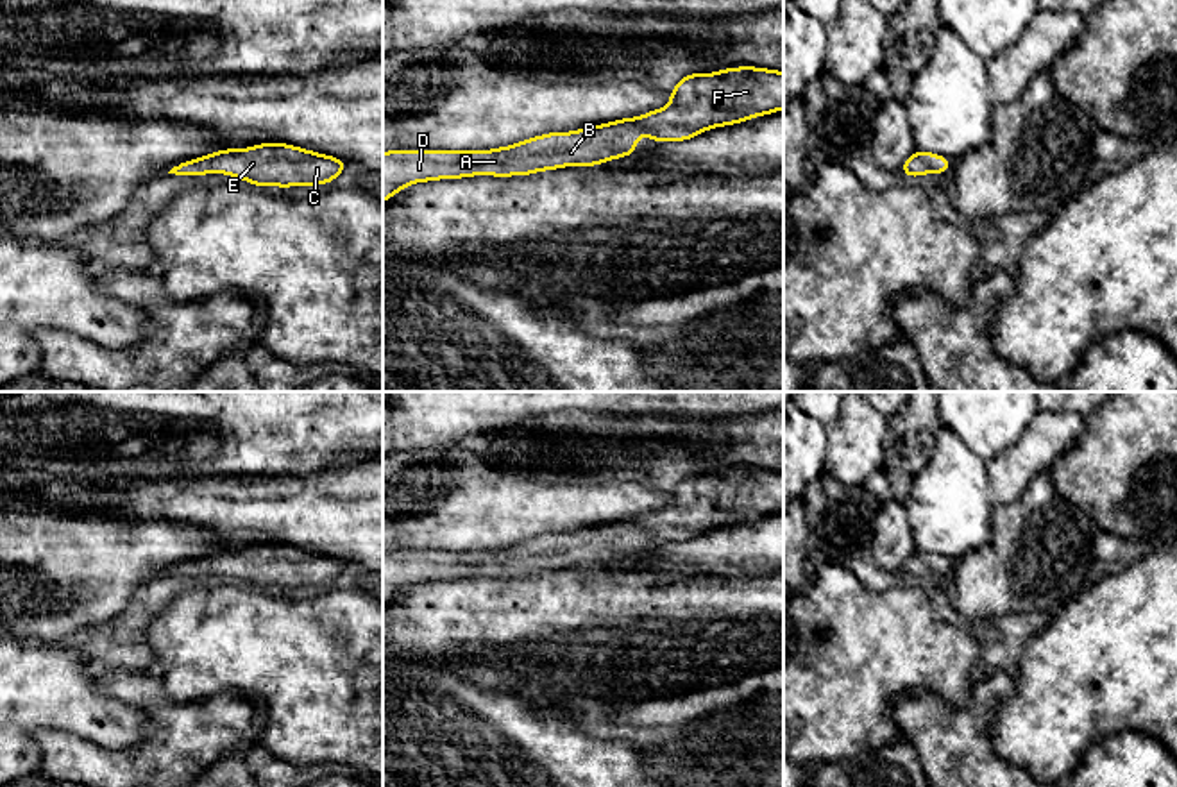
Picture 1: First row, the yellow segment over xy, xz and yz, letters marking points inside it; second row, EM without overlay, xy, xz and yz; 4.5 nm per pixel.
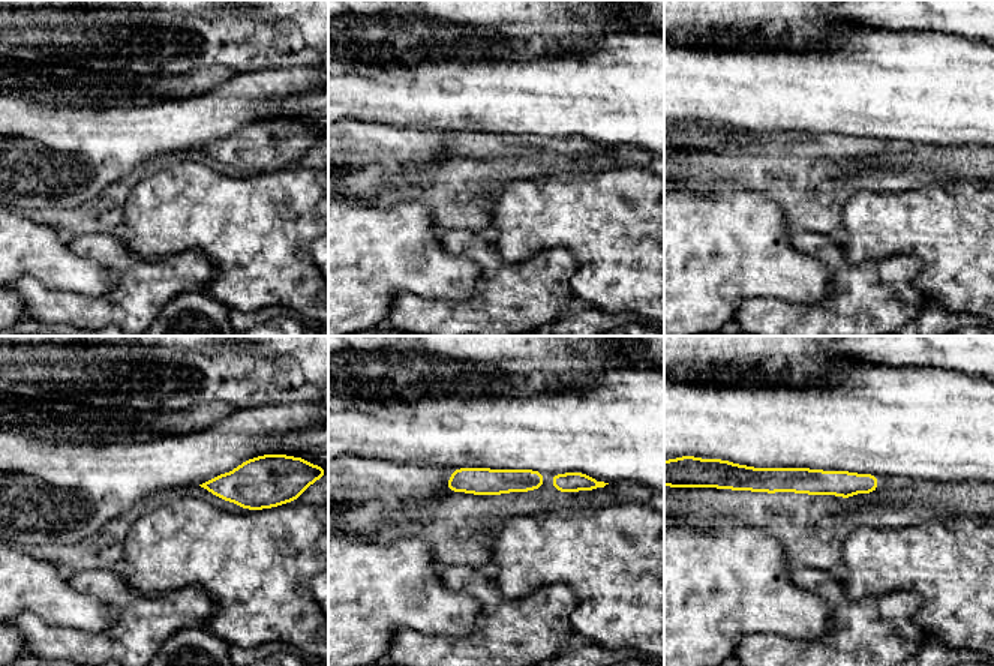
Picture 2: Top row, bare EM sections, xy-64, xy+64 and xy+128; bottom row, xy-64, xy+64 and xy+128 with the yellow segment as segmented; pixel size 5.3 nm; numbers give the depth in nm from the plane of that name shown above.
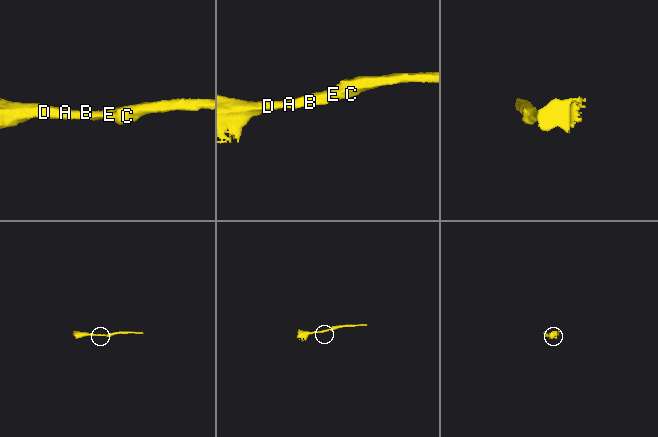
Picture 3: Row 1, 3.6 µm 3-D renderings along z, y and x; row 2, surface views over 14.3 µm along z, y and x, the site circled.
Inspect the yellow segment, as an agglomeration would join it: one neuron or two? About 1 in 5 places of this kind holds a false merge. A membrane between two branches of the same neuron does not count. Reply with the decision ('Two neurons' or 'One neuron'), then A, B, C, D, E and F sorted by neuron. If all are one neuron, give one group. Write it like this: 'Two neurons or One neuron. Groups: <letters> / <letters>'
One neuron. Groups: A B C D E F

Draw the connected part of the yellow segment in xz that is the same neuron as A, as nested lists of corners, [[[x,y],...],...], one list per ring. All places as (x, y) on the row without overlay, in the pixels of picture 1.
[[[739,467],[689,474],[664,510],[572,533],[549,533],[494,551],[383,553],[383,603],[413,583],[472,576],[529,576],[563,567],[594,567],[631,556],[639,537],[685,542],[708,529],[783,510],[783,472]]]

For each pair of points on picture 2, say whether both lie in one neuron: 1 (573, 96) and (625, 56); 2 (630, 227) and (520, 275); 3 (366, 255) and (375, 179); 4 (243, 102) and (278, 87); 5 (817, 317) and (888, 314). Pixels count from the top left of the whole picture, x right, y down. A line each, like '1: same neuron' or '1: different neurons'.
1: same neuron
2: different neurons
3: different neurons
4: same neuron
5: same neuron

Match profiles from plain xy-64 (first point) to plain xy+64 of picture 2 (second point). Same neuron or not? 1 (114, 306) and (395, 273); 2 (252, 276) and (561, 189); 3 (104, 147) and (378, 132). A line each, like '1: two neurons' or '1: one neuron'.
1: two neurons
2: one neuron
3: one neuron

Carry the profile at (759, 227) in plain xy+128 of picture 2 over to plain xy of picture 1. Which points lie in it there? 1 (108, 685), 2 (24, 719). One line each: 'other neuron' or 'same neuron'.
1: other neuron
2: same neuron

